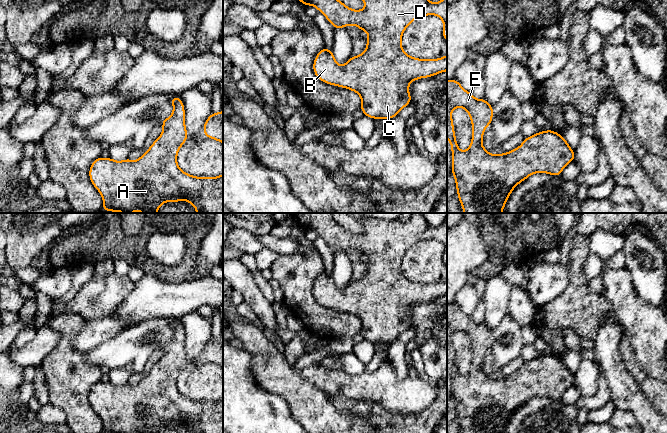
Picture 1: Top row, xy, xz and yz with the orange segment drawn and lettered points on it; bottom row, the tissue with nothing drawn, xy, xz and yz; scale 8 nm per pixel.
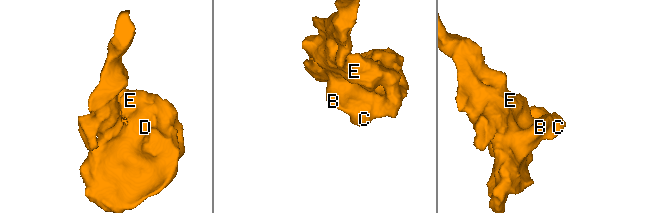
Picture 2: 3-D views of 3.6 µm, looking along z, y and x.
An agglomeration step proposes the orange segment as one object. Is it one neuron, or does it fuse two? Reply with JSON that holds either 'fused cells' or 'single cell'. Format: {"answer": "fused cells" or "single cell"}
{"answer": "single cell"}

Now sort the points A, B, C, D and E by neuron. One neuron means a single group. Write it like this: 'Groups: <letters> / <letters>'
Groups: A B C D E

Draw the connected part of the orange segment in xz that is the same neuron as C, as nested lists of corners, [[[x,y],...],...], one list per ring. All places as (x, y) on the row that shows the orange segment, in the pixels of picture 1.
[[[299,0],[314,6],[331,23],[334,29],[348,25],[366,31],[367,45],[359,56],[351,56],[340,66],[332,50],[324,47],[315,57],[313,71],[322,82],[352,90],[361,97],[360,110],[372,119],[392,119],[411,102],[410,83],[447,71],[447,55],[439,59],[419,59],[407,55],[401,44],[404,30],[418,17],[436,15],[443,21],[442,37],[447,40],[447,0],[433,3],[429,0],[363,0],[363,10],[353,10],[339,0]]]

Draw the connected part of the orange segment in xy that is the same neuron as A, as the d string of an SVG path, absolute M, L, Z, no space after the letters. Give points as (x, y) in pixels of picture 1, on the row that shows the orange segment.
M173 96L171 103L173 113L161 122L161 135L136 161L99 157L92 162L89 178L103 198L103 211L157 213L164 202L185 200L195 207L196 213L223 213L223 173L219 177L196 177L183 172L177 164L177 154L188 133L183 101Z

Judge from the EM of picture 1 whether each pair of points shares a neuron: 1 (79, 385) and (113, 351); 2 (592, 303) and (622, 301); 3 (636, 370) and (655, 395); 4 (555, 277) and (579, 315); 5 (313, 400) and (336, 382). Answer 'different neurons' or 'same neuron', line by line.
1: different neurons
2: different neurons
3: same neuron
4: different neurons
5: different neurons

